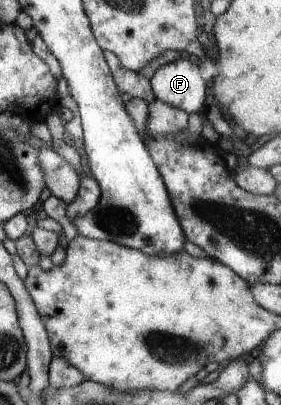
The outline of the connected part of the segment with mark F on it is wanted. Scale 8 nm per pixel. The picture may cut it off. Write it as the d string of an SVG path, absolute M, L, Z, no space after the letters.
M184 57L159 66L150 80L155 99L189 115L206 108L206 85L199 65Z

